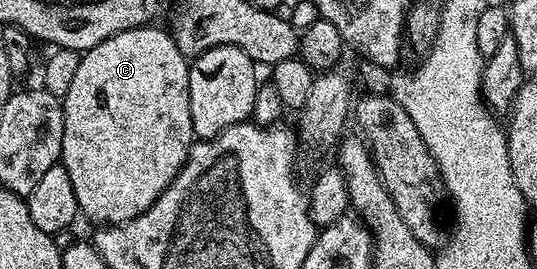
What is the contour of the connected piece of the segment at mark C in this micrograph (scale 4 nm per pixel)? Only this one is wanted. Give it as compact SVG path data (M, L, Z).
M157 25L141 26L132 28L128 32L120 32L104 44L96 44L96 48L85 51L80 60L80 68L76 68L76 77L68 88L66 97L62 99L62 111L64 112L64 140L62 141L61 166L66 169L68 176L72 179L72 188L76 188L76 200L79 211L86 214L94 224L117 224L128 218L140 216L161 196L172 184L172 180L182 170L186 158L190 154L190 147L196 139L192 128L192 112L188 100L188 76L190 75L190 62L180 52L180 48L174 43L173 33L157 30Z

